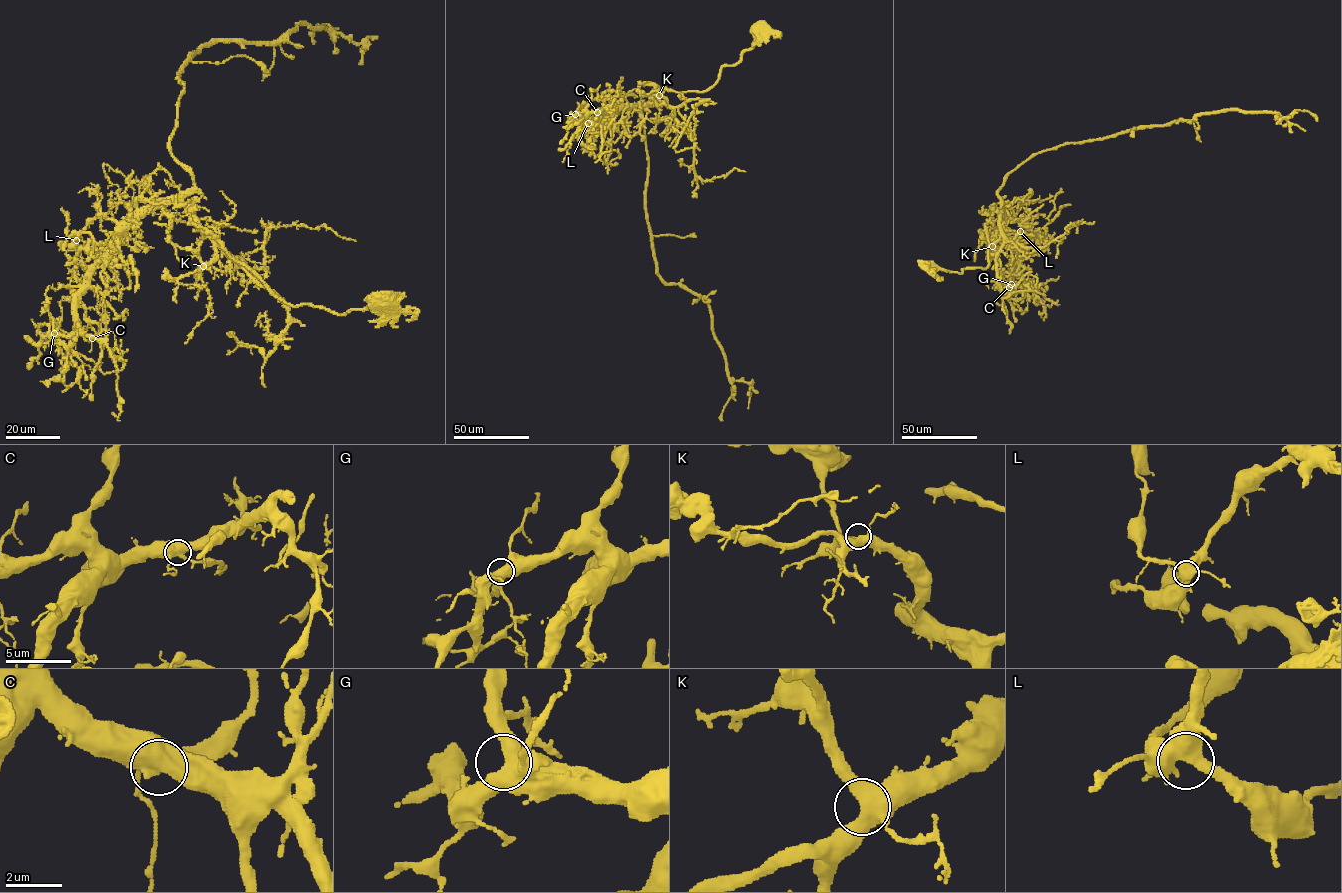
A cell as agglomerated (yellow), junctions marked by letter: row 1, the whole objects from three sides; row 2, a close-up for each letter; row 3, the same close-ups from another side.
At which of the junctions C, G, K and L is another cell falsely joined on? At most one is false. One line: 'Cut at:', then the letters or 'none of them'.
Cut at: none of them

